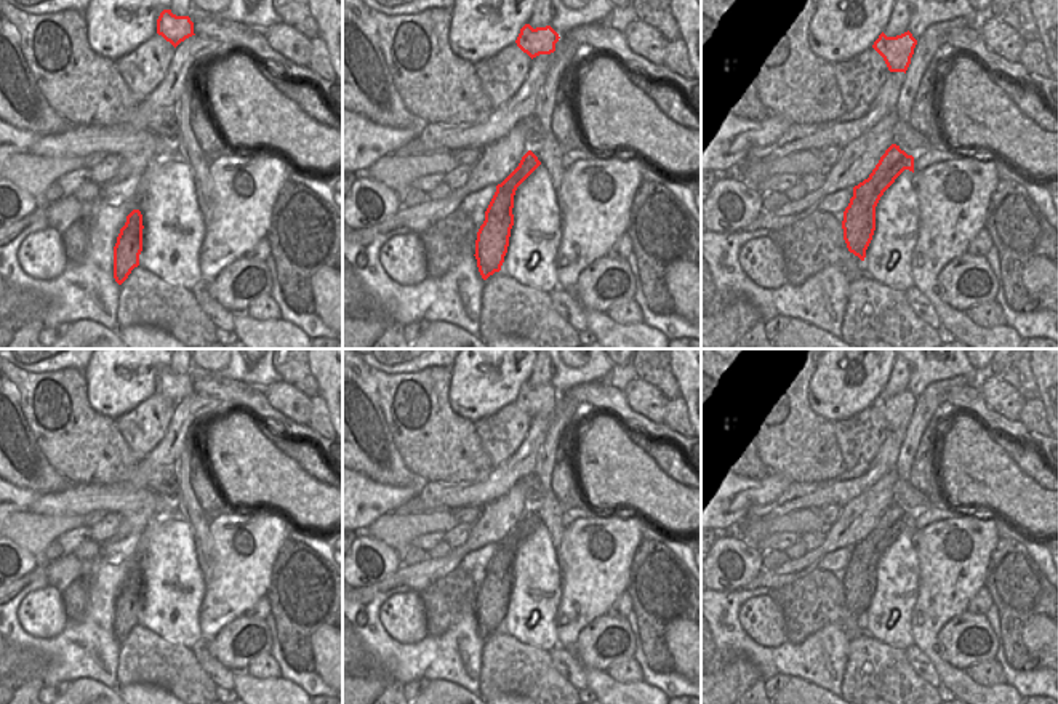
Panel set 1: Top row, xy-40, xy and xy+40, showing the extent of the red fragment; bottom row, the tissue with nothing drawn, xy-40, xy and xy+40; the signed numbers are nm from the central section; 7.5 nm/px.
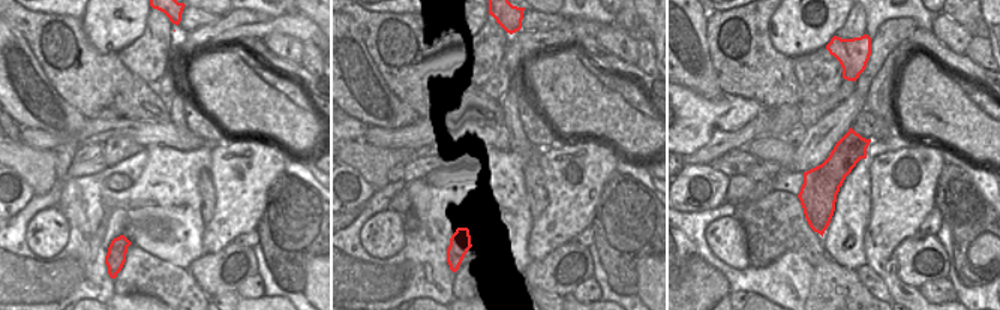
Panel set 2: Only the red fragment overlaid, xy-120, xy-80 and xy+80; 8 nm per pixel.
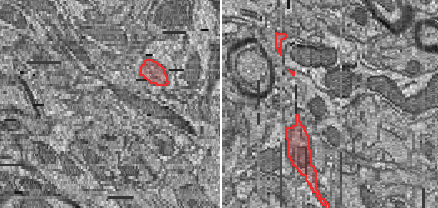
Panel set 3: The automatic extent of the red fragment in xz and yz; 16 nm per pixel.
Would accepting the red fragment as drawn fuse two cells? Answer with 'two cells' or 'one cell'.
two cells

